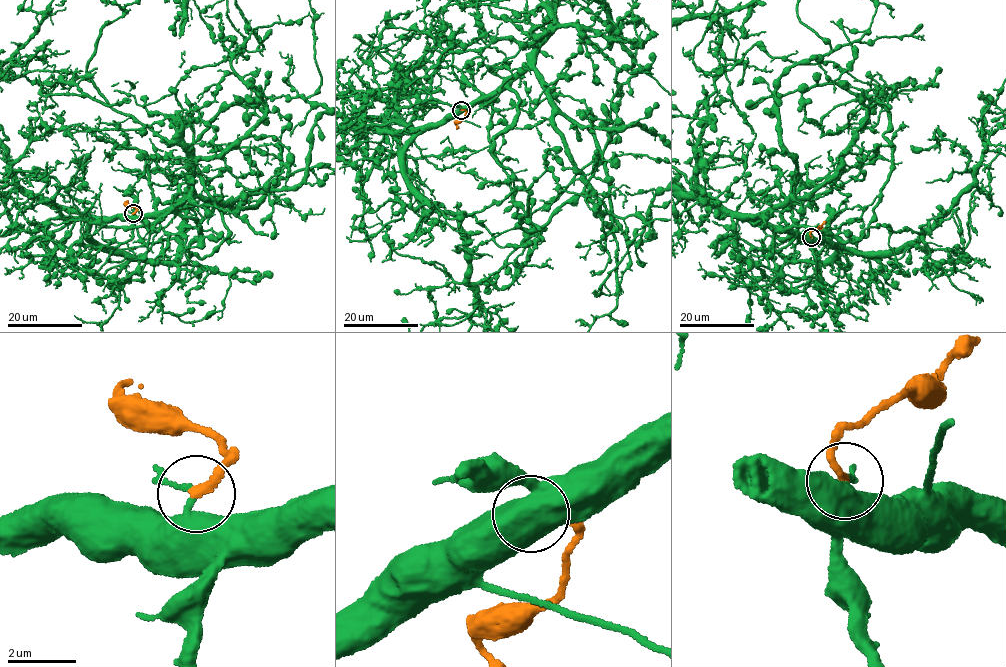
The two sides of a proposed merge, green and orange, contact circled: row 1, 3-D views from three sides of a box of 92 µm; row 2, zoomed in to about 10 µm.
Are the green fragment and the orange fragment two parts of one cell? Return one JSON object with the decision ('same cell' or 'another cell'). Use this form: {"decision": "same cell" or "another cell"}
{"decision": "same cell"}

